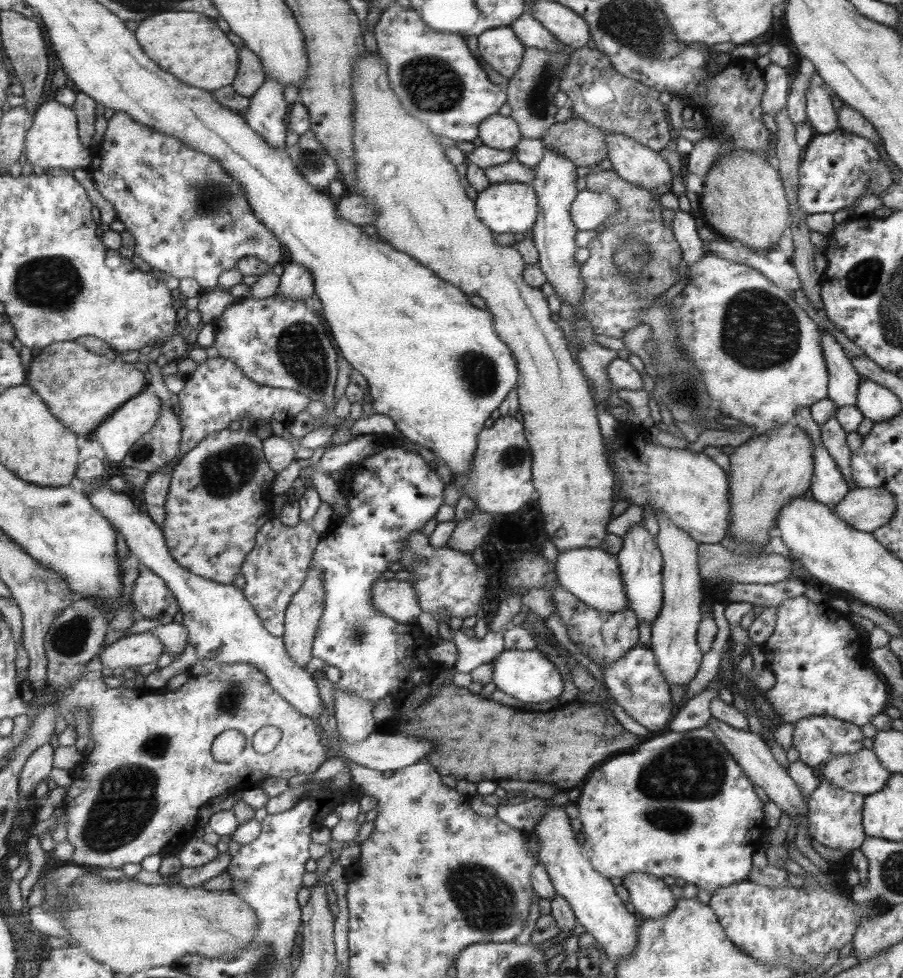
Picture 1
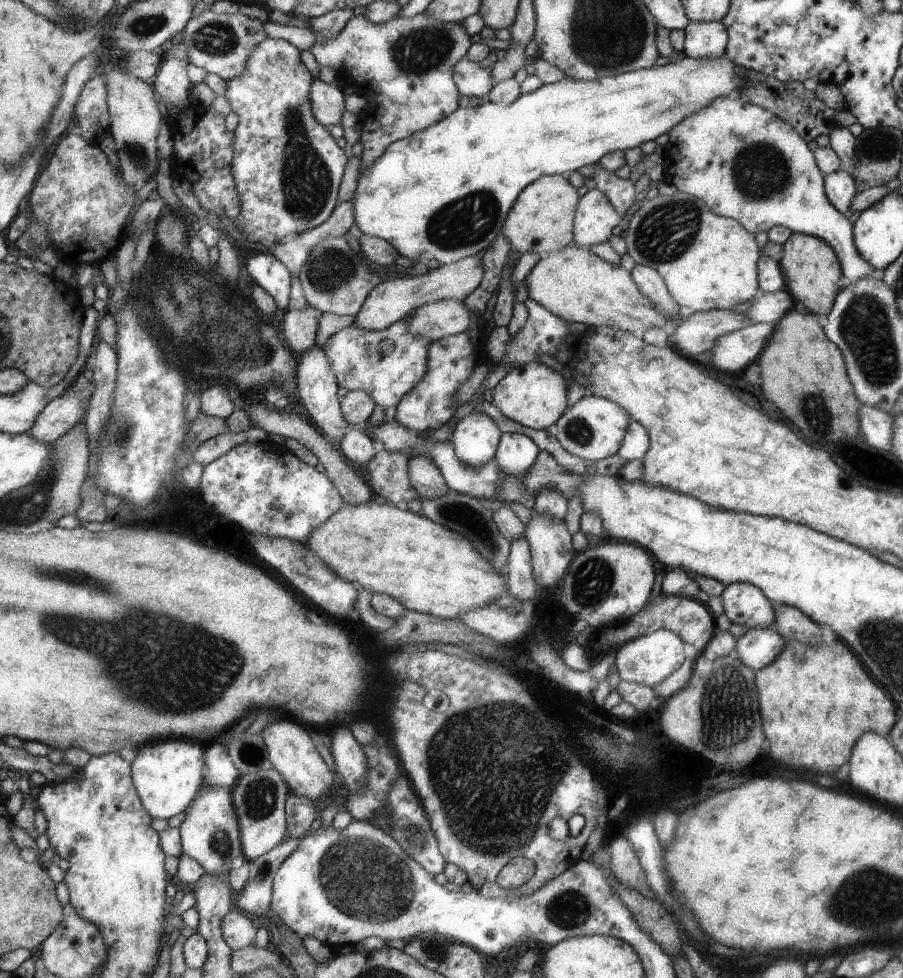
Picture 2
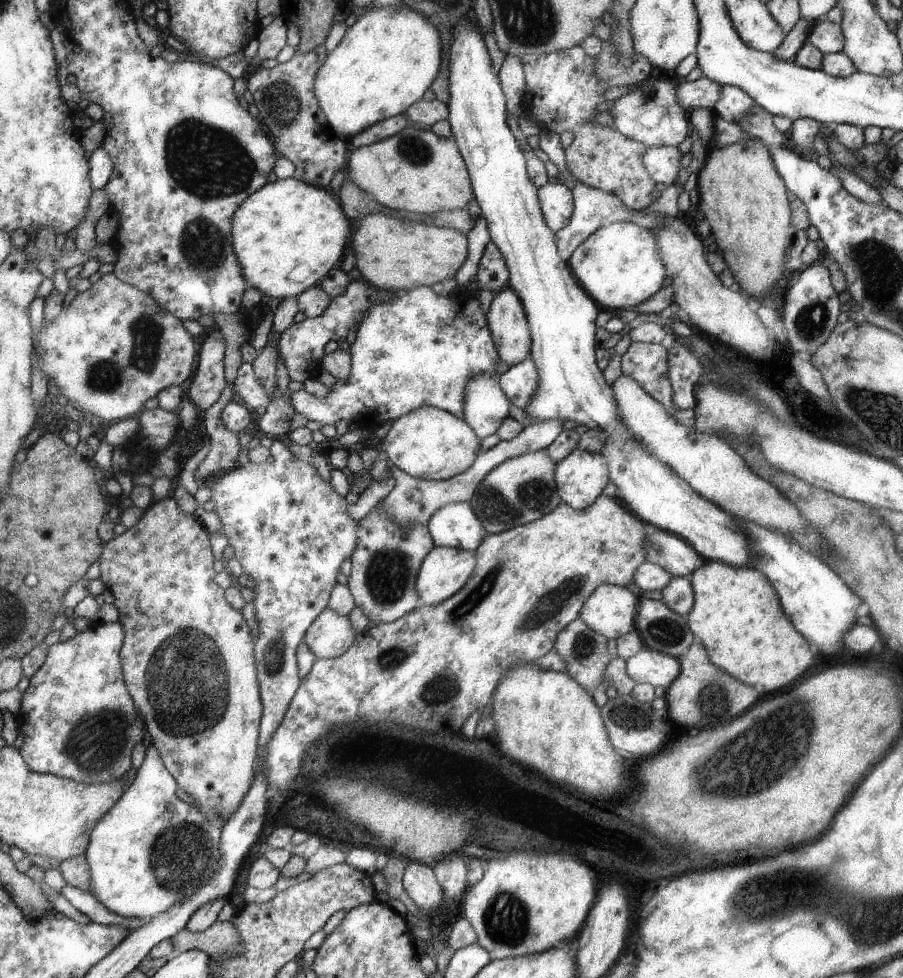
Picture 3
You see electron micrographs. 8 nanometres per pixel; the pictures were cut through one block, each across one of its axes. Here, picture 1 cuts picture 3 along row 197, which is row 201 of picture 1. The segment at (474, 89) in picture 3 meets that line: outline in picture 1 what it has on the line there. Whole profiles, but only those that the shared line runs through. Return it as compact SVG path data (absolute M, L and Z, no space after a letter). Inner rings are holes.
M490 184L484 191L478 193L475 201L475 210L479 218L494 234L525 233L535 228L539 218L539 197L534 194L535 188L530 184Z

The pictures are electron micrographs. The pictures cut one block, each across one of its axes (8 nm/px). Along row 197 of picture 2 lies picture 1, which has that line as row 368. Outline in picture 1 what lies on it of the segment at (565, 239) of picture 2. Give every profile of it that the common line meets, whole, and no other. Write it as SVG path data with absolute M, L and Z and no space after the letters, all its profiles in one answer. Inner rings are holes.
M365 50L358 62L355 62L355 84L353 86L355 92L355 152L356 162L359 163L359 168L356 169L356 189L353 194L366 196L372 198L378 208L378 215L374 219L374 226L376 226L378 233L377 238L383 239L384 242L390 243L396 250L403 251L404 254L411 255L418 263L422 263L424 267L430 268L439 276L440 279L446 280L448 283L453 283L454 286L462 290L468 297L475 295L484 300L487 305L487 311L495 317L495 330L499 338L503 340L509 347L511 347L512 354L515 355L516 362L519 365L519 382L516 386L517 394L519 397L519 411L522 412L524 417L524 426L527 428L528 442L531 443L532 452L535 454L535 465L532 467L532 478L535 480L535 487L538 493L538 508L540 514L544 516L546 532L550 535L550 541L554 543L558 552L564 552L575 549L588 549L588 548L601 548L603 542L607 539L608 531L606 527L609 522L604 520L612 520L612 506L614 506L614 476L610 476L610 468L608 468L608 460L604 456L604 445L602 444L602 434L600 434L600 426L598 426L598 418L596 418L596 406L594 406L593 396L590 394L590 388L580 372L580 368L576 366L572 352L566 344L566 338L562 334L562 330L558 328L558 324L552 322L550 318L550 308L546 302L546 296L540 292L540 288L534 288L528 284L523 278L524 270L527 264L524 263L523 255L515 246L505 247L500 244L494 237L494 232L491 227L488 227L478 216L475 210L475 202L472 201L462 184L460 184L460 176L456 172L456 166L448 158L446 148L442 148L442 144L438 142L438 137L428 129L426 123L420 119L414 118L403 107L400 102L399 95L391 87L390 75L388 74L388 64L386 60L380 57L380 53L370 53Z

